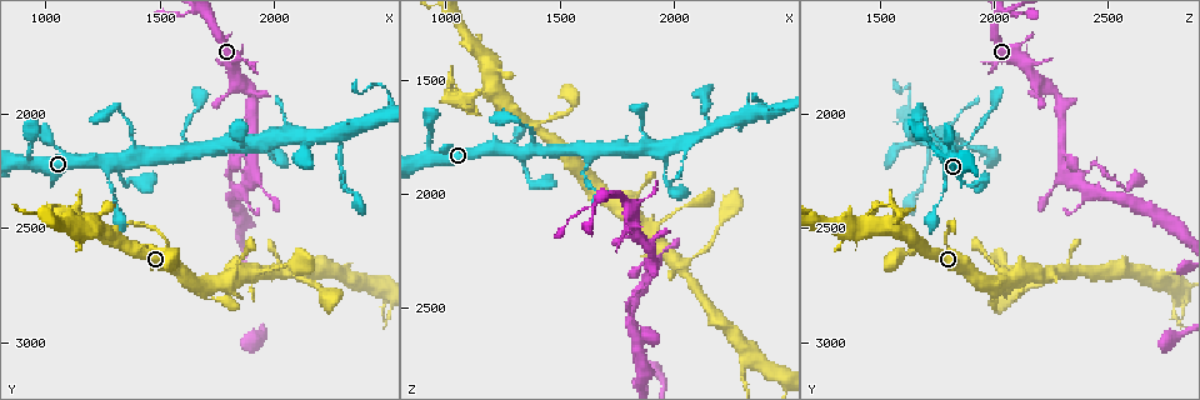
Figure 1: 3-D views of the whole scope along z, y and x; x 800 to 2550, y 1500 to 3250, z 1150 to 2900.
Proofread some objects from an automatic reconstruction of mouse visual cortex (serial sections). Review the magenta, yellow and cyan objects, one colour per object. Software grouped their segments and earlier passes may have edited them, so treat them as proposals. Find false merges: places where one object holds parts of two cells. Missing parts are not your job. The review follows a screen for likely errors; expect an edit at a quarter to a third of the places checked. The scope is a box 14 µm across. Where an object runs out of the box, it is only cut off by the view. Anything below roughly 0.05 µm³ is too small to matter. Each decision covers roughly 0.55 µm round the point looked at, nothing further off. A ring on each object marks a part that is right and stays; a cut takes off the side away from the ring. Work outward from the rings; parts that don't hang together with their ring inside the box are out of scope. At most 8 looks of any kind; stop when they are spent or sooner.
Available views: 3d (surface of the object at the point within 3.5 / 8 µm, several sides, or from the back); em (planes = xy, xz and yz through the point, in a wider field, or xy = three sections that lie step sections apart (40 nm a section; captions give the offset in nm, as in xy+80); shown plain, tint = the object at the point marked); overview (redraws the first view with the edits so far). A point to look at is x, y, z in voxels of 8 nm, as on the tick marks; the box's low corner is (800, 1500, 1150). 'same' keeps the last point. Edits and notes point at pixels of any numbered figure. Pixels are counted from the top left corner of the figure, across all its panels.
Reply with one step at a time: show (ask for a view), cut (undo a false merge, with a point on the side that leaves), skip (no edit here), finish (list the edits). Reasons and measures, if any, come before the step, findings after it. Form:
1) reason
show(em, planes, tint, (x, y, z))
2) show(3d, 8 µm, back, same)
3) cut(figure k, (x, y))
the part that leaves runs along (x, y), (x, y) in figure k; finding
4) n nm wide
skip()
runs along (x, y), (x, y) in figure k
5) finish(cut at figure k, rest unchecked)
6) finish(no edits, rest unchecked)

calibre changes
show(3d, 8 µm, (1260, 2210, 1810))

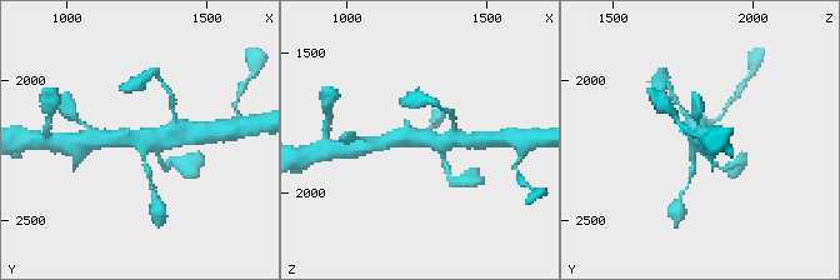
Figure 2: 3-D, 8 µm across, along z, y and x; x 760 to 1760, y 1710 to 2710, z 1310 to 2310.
4 arms; arms of 150, 150, 450, 500 nm
show(em, planes, tint, (1260, 2200, 1810))

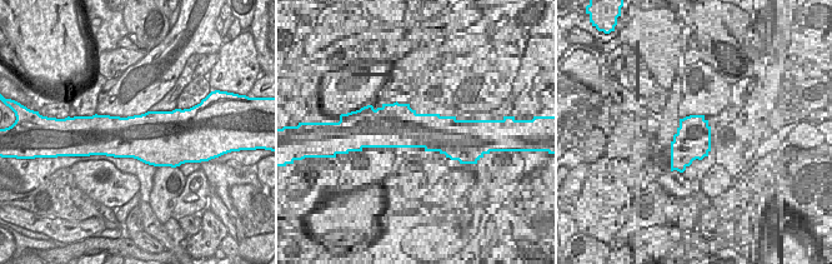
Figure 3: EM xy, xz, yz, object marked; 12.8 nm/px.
700 nm wide
skip()
runs along (103, 138), (156, 138), (174, 133) in figure 2; all the same cell

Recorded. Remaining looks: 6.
abrupt turn
show(3d, 3.5 µm, (1810, 2230, 2450))

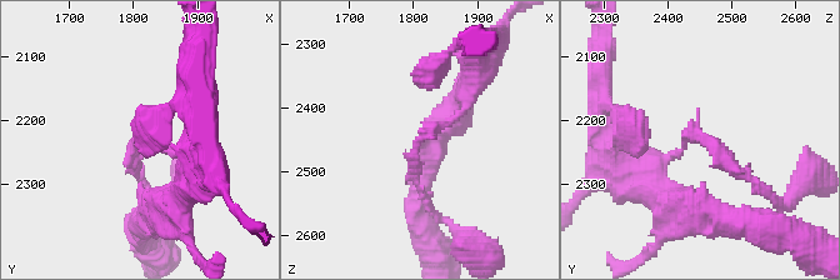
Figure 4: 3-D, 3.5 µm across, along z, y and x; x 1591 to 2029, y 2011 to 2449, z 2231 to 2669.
arms of 150, 200 nm
show(em, xy, step 3, tint, (1815, 2225, 2445))

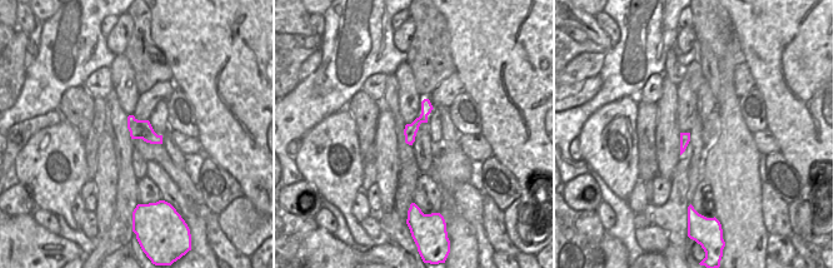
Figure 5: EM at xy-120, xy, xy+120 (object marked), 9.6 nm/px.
cut it another way
show(em, planes, tint, same)

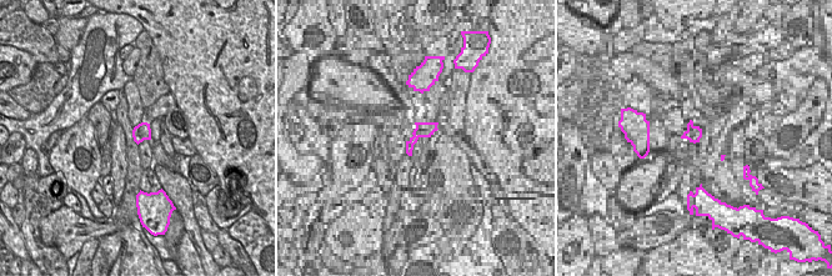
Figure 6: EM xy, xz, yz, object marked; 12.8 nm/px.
cut(figure 4, (729, 159))
the part that leaves runs along (695, 135), (718, 146), (778, 204) in figure 4; a second cell is stuck on

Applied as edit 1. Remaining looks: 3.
show(overview)

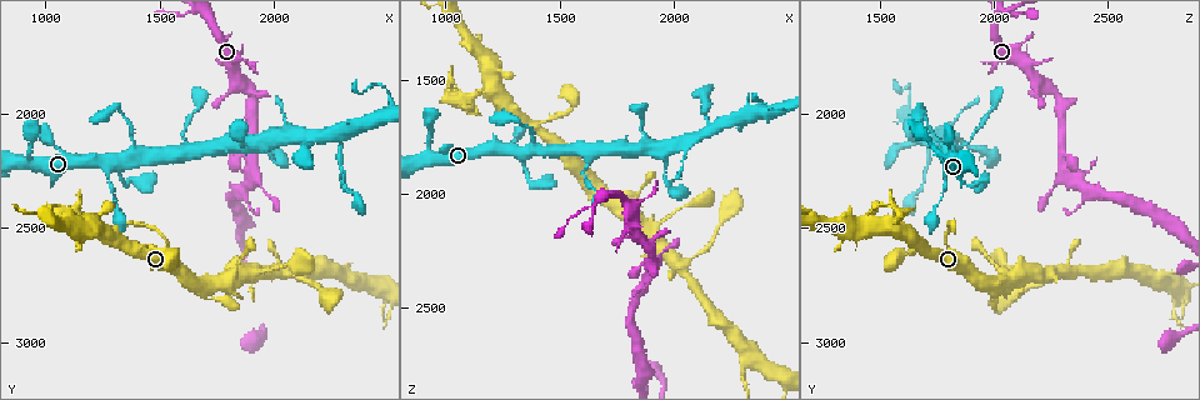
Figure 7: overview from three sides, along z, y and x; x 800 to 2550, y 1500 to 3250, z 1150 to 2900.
sudden change in width
show(3d, 3.5 µm, (2030, 2690, 2320))

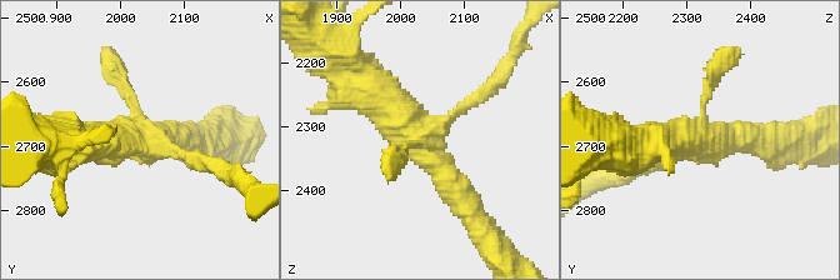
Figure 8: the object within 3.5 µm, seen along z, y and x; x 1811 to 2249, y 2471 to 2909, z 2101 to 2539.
skip()
runs along (360, 84), (399, 115), (468, 205) in figure 8; one cell here

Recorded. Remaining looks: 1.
finish(cut at figure 4, rest unchecked)

